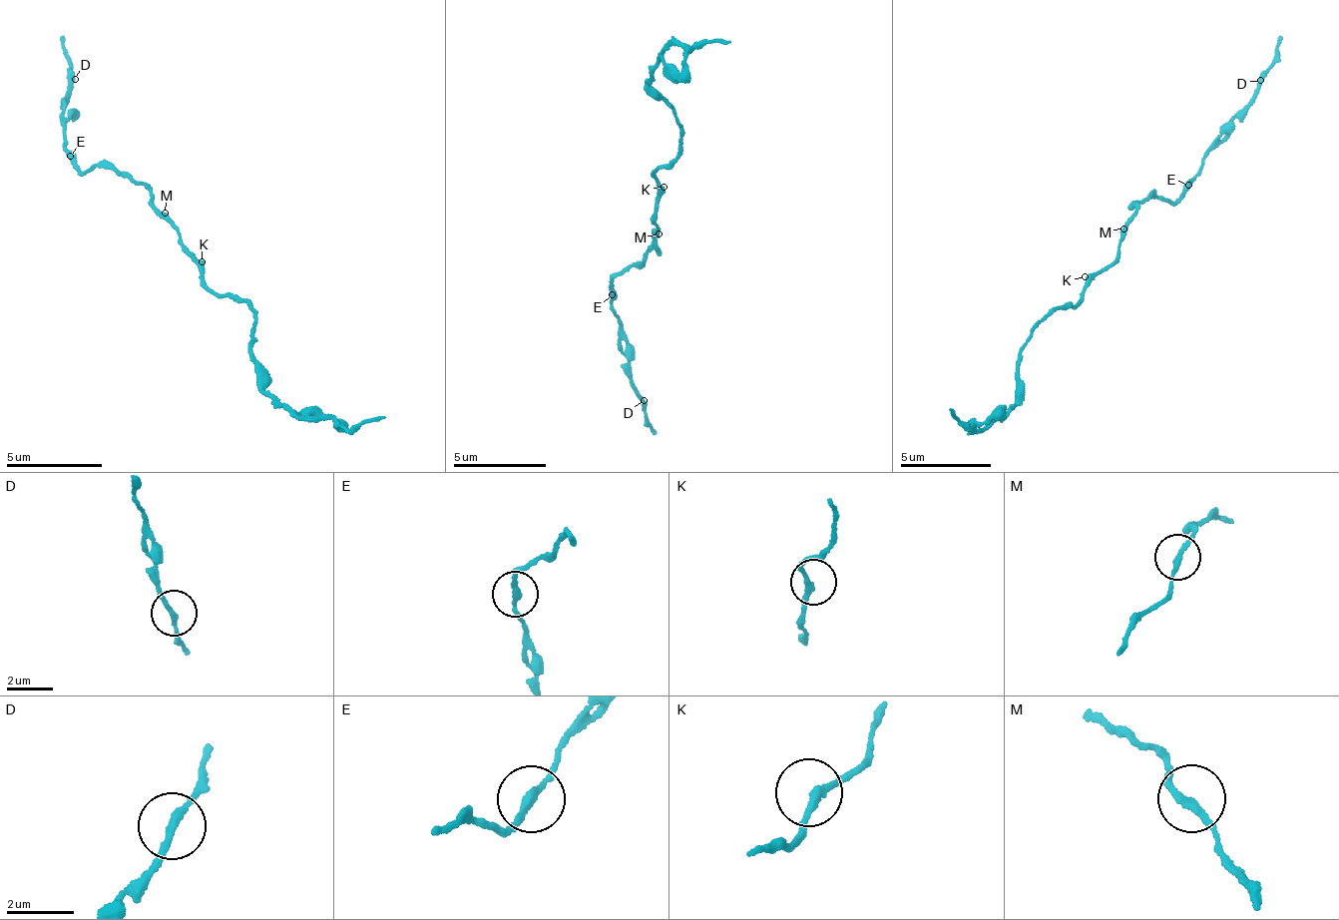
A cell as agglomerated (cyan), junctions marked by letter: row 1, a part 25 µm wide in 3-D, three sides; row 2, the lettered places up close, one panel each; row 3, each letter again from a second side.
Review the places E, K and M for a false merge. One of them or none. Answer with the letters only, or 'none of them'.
none of them

